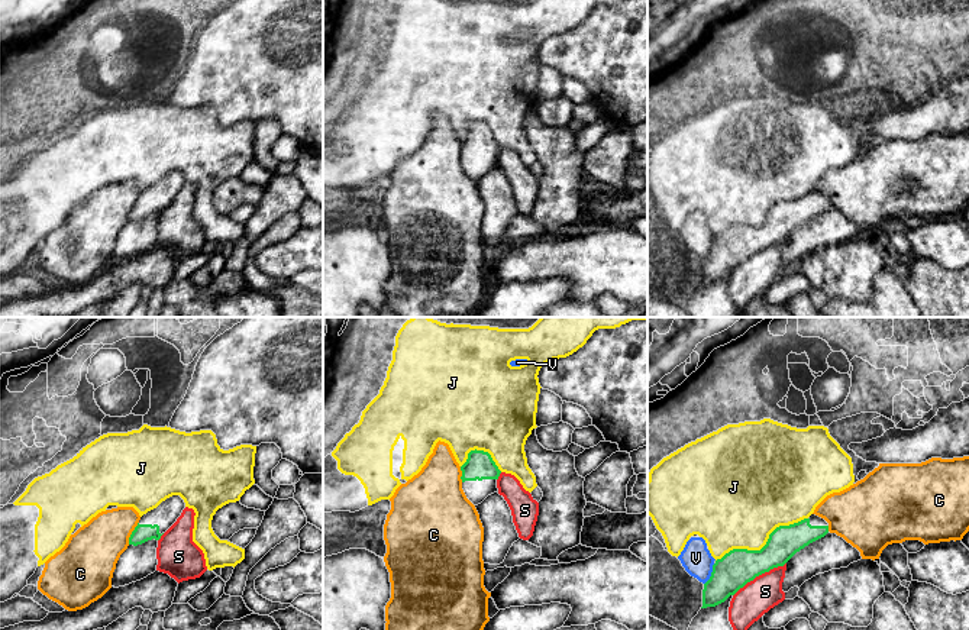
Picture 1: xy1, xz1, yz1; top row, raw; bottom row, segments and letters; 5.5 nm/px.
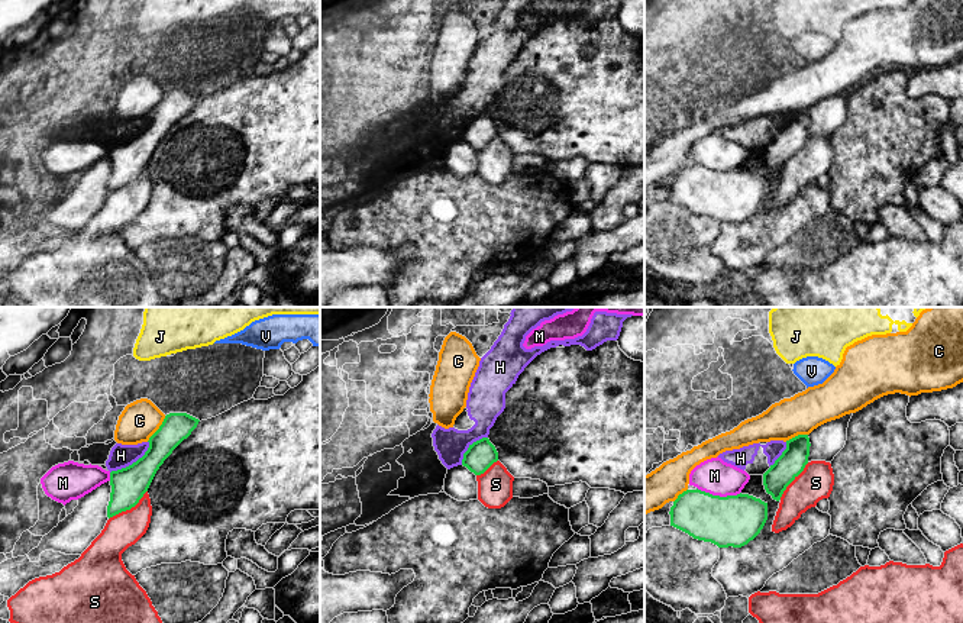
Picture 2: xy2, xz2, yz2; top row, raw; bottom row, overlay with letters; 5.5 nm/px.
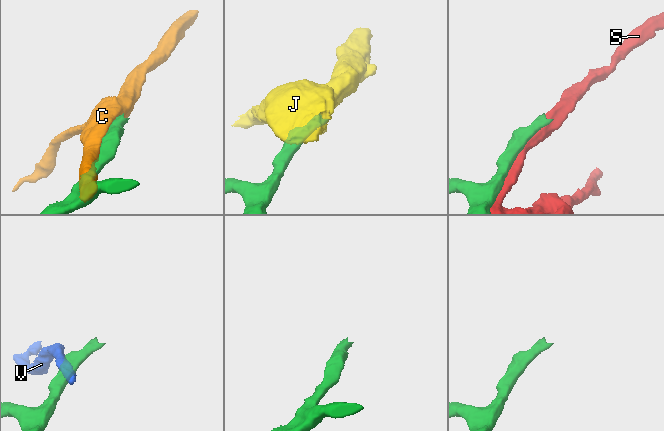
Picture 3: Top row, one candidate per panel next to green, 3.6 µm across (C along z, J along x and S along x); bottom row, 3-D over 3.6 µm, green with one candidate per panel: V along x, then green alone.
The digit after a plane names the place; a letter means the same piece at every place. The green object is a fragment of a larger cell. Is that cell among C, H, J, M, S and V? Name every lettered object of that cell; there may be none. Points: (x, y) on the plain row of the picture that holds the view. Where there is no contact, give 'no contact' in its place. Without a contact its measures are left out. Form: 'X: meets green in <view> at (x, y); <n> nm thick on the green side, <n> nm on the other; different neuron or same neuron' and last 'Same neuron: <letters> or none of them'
C: meets green in xy2 at (158, 105); 160 nm thick on the green side, 220 nm on the other; different neuron
H: meets green in xy2 at (133, 138); 200 nm thick on the green side, 130 nm on the other; different neuron
J: meets green in yz1 at (765, 220); 200 nm thick on the green side, 440 nm on the other; different neuron
M: meets green in yz2 at (718, 171); 280 nm thick on the green side, 200 nm on the other; different neuron
S: meets green in yz1 at (759, 249); 200 nm thick on the green side, 190 nm on the other; different neuron
V: meets green in yz1 at (711, 249); 200 nm thick on the green side, 170 nm on the other; different neuron
Same neuron: none of them

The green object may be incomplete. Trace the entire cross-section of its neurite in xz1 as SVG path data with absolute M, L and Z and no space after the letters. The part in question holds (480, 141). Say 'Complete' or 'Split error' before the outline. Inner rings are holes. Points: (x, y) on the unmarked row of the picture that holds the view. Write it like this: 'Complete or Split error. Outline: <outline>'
Split error. Outline: M471 126L461 146L462 165L474 181L481 180L488 171L498 168L497 155L501 146L488 127Z

